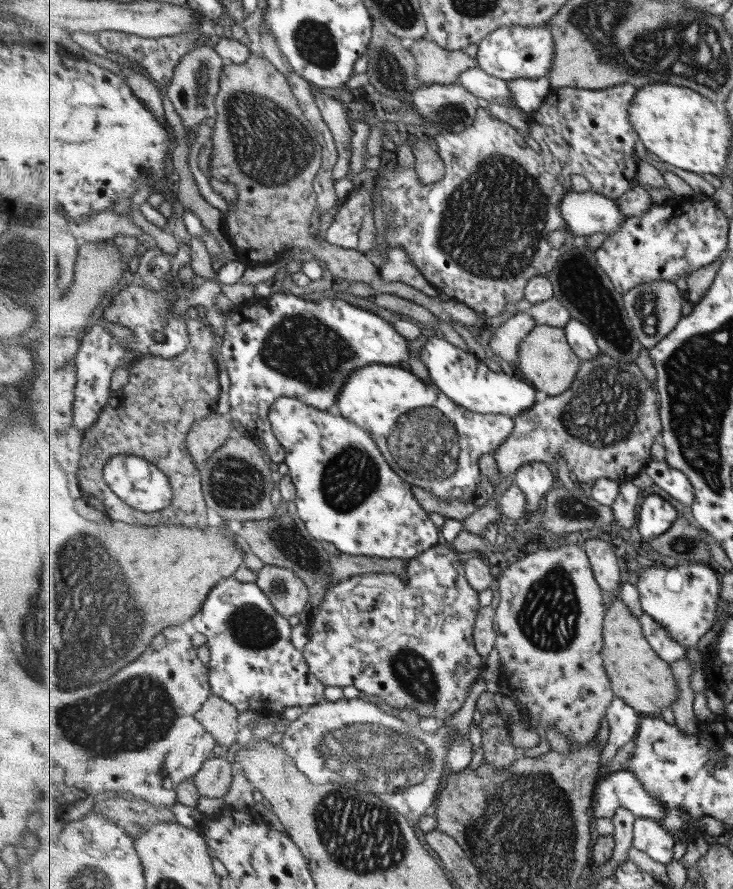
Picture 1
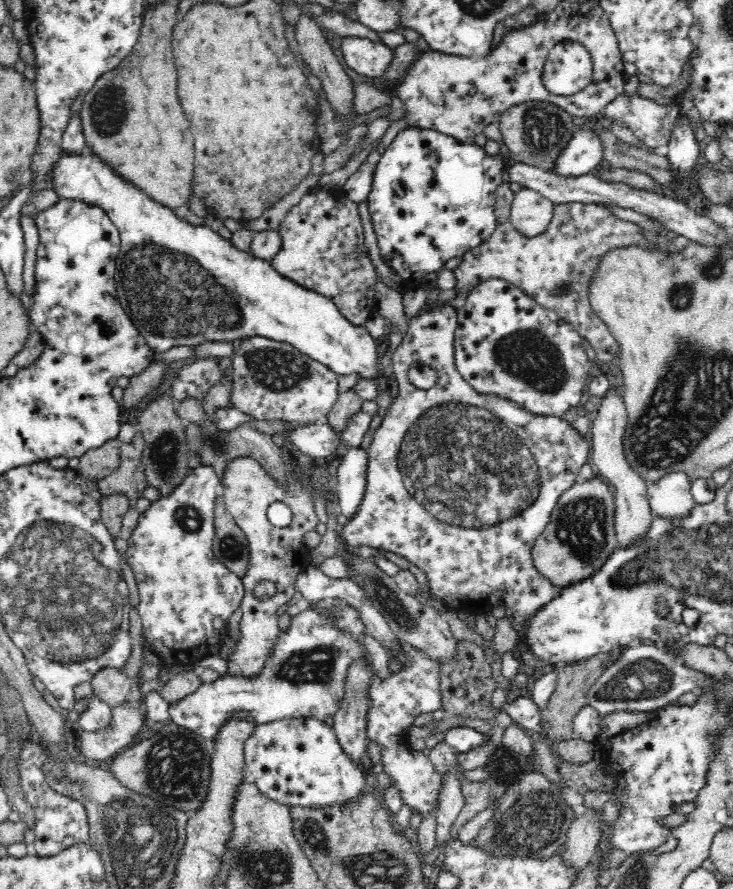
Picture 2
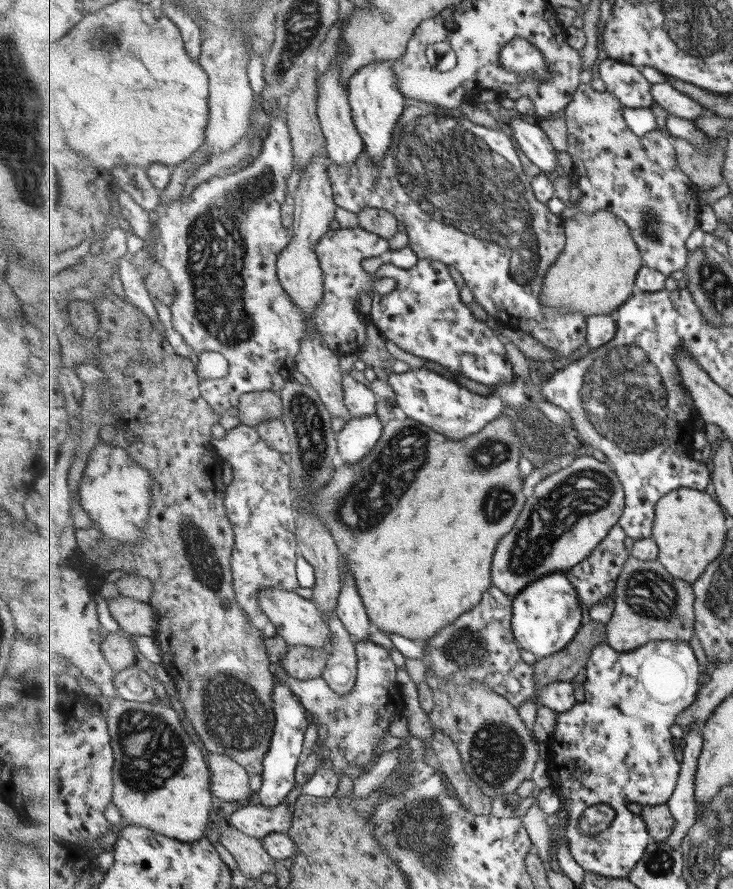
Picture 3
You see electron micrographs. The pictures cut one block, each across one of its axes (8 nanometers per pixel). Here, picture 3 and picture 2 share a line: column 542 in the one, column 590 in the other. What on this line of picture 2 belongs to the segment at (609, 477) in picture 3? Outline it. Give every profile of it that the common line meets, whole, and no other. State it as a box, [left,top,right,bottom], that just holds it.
[531,478,619,588]

